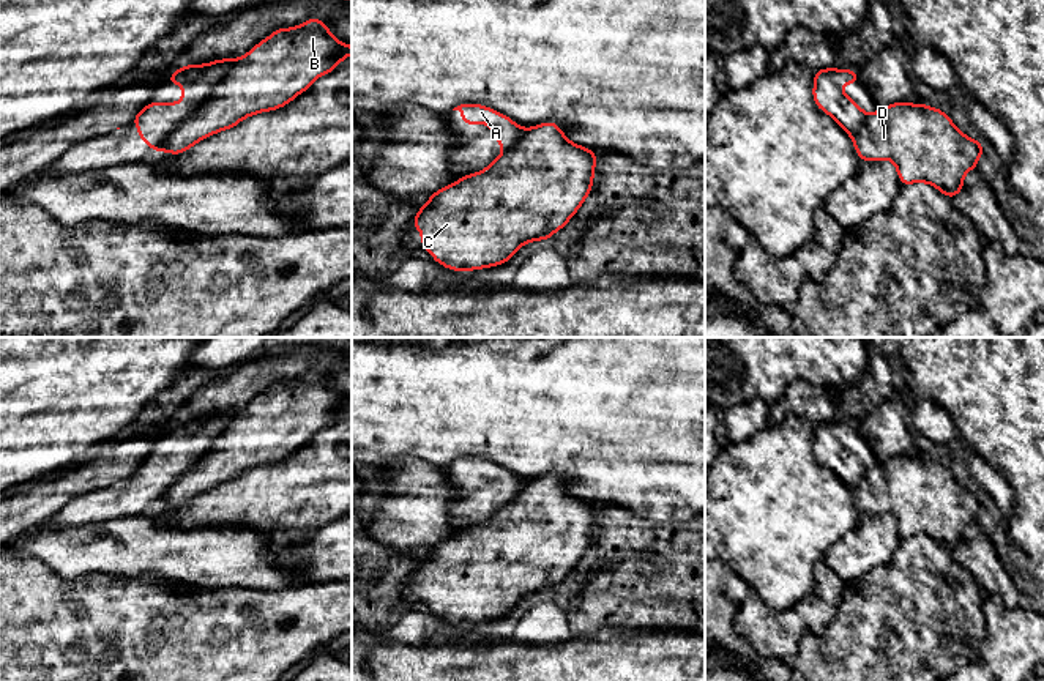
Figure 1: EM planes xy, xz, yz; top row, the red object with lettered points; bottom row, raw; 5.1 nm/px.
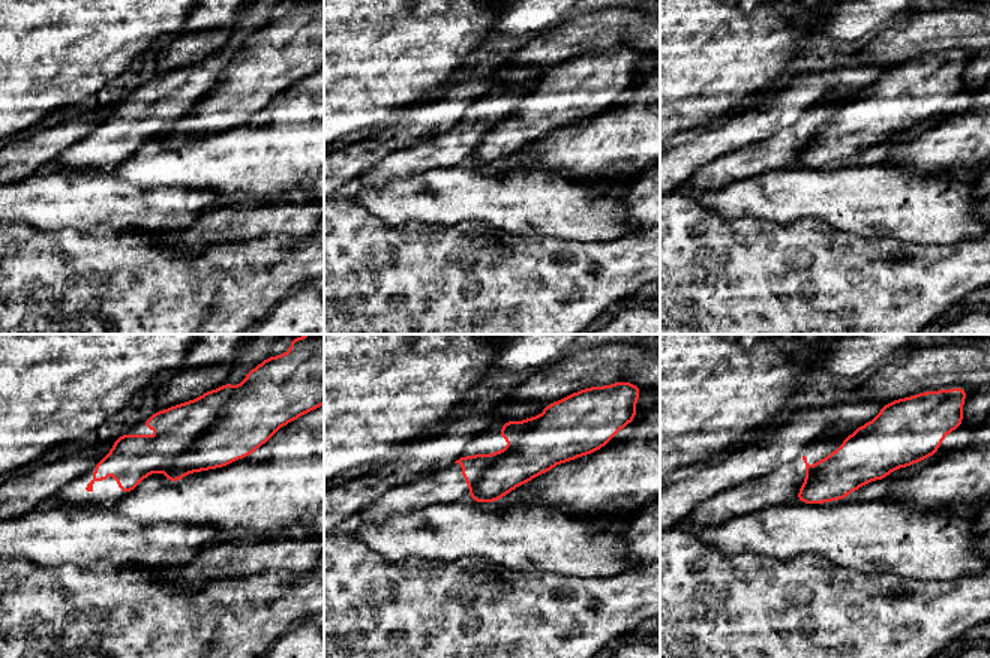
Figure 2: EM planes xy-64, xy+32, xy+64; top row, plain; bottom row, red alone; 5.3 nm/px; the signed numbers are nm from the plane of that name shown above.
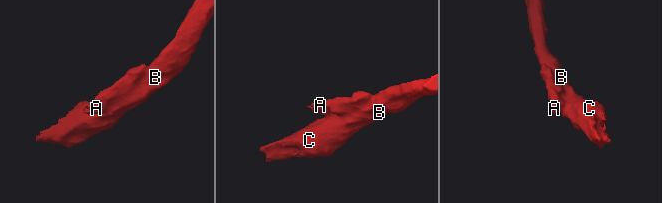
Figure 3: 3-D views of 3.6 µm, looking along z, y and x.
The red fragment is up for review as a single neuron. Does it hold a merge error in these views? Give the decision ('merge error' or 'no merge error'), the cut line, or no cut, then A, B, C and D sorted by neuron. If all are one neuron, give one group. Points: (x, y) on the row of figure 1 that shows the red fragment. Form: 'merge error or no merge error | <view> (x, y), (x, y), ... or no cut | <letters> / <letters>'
merge error | xy (234, 59), (226, 76), (174, 128), (160, 148) | A / B C D

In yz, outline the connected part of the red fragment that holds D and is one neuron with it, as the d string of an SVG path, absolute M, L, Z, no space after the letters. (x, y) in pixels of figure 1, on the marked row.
M905 101L893 102L867 115L863 128L852 136L852 142L861 161L893 161L902 186L929 183L949 199L964 189L965 173L976 169L986 151L981 142L962 134L938 107Z

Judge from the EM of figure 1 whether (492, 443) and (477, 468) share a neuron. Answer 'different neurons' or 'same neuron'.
different neurons

